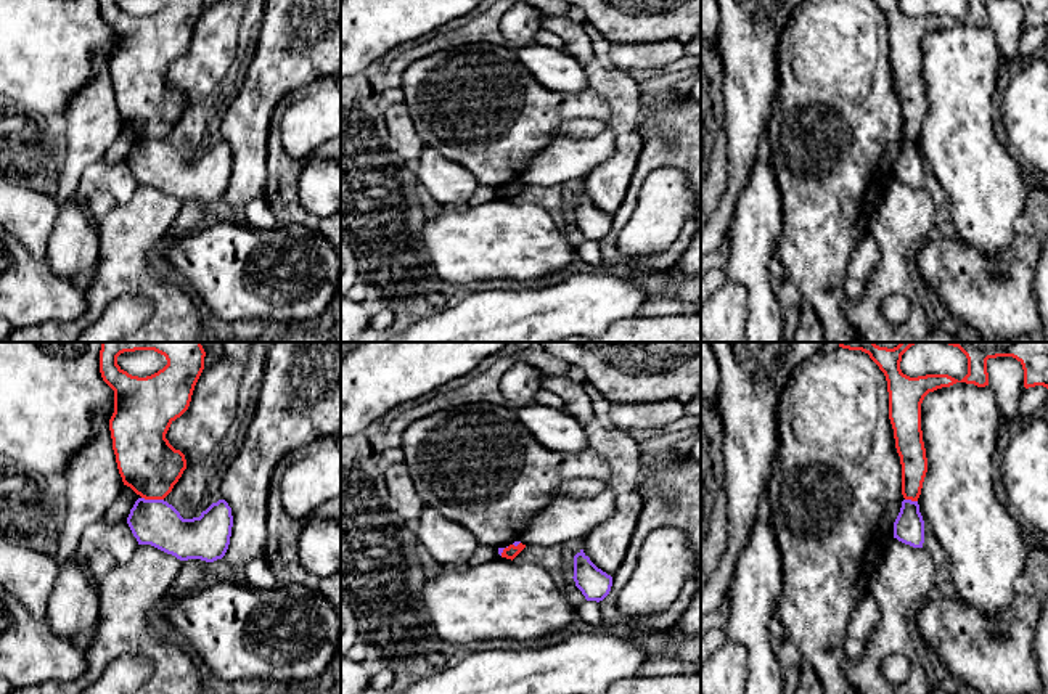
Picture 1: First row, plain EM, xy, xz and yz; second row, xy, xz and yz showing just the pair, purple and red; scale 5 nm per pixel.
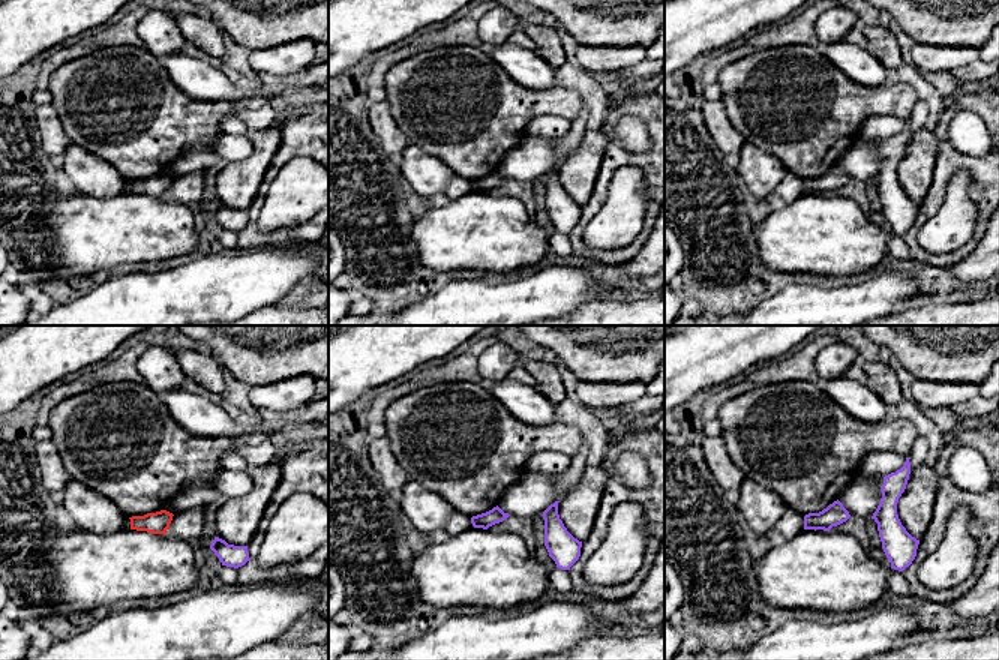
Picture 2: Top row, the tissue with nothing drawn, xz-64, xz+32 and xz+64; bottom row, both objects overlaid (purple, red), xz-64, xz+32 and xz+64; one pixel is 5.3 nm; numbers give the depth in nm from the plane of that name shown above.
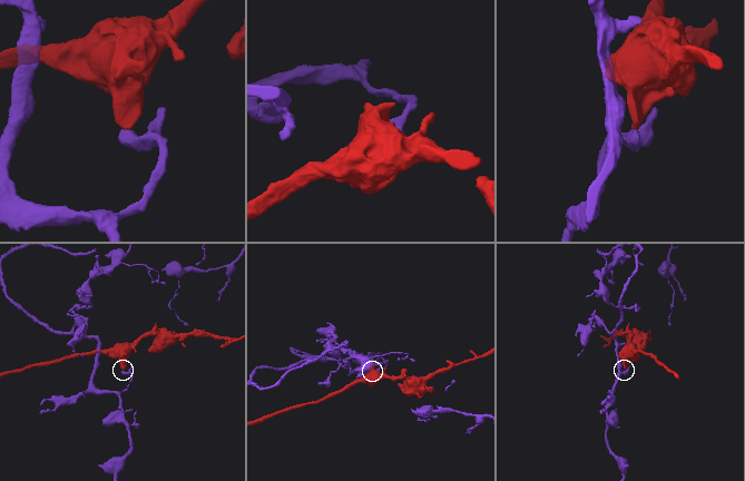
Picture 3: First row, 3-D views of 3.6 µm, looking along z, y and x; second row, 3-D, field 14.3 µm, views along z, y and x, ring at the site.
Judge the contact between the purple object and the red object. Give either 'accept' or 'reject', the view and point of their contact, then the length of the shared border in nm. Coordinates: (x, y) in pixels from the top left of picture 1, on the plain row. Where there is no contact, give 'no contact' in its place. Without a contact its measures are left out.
reject; meets purple in xy at (153, 140); contact 110 nm long

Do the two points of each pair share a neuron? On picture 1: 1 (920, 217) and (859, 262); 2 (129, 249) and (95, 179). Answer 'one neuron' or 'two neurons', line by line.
1: two neurons
2: two neurons

